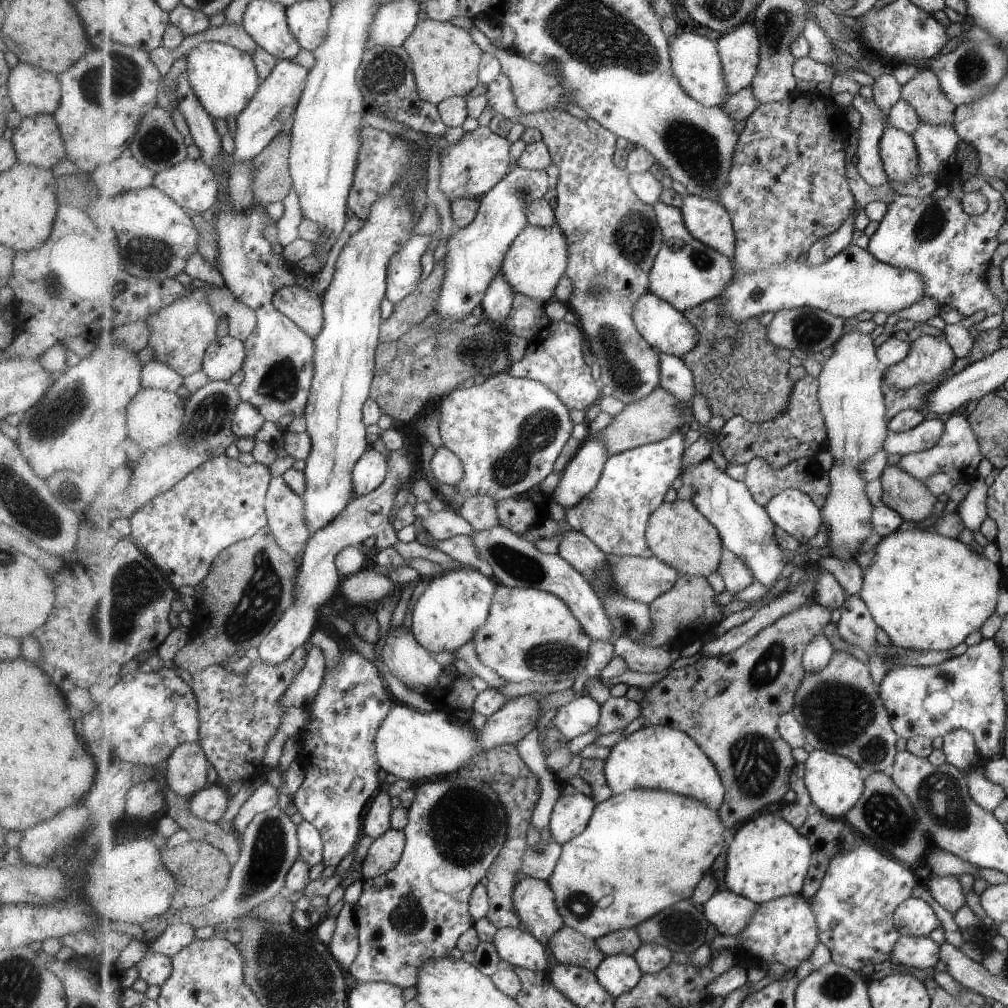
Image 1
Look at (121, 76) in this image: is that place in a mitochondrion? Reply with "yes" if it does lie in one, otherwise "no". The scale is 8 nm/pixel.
yes

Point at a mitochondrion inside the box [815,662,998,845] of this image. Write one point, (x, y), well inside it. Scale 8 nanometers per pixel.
(939, 795)

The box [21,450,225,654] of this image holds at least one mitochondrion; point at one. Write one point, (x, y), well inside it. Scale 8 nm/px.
(136, 586)

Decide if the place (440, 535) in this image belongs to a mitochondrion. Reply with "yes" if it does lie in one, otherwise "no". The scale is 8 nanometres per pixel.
no

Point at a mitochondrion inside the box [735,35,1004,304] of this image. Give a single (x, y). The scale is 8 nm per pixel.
(970, 64)

